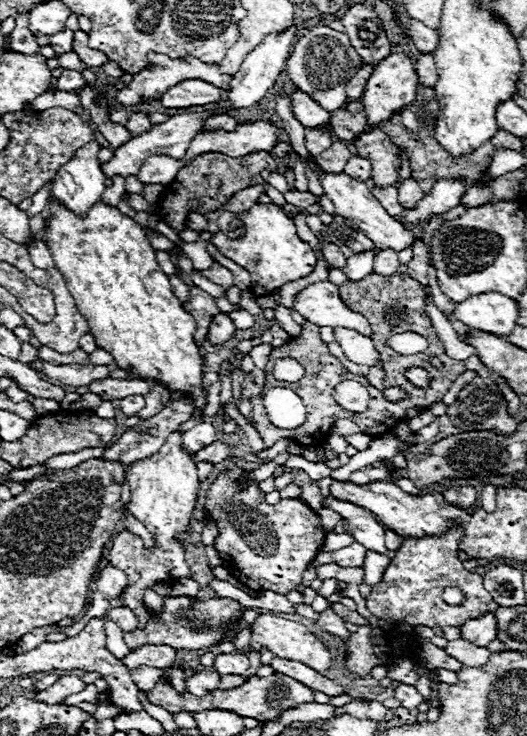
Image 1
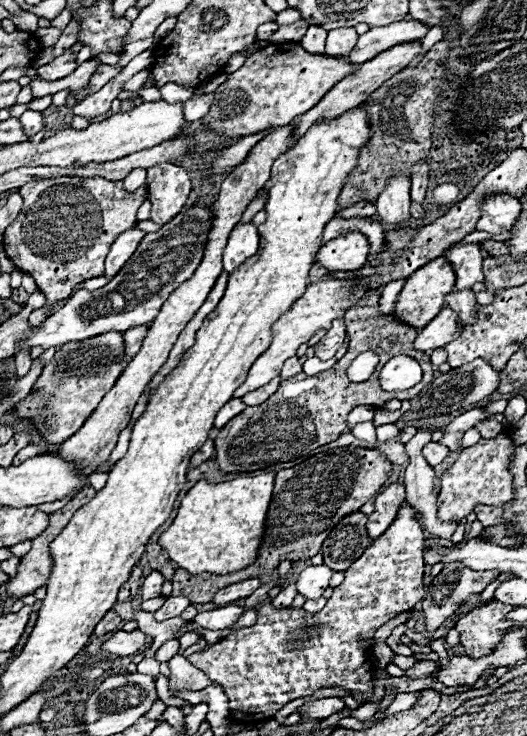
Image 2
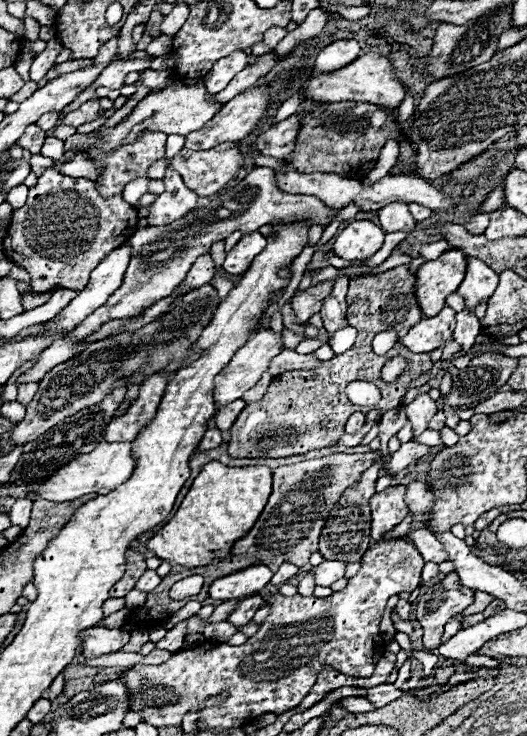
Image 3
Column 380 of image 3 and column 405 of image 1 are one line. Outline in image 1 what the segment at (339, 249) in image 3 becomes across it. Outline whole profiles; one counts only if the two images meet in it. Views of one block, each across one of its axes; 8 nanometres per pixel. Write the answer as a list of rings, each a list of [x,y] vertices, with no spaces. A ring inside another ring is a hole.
[[[318,168],[320,172],[320,180],[322,180],[322,188],[324,188],[324,194],[334,202],[336,210],[334,214],[338,216],[344,216],[348,220],[354,220],[354,224],[358,224],[358,228],[362,228],[362,232],[366,232],[370,236],[370,240],[374,240],[374,244],[382,250],[382,248],[392,248],[396,252],[404,250],[406,246],[414,244],[414,236],[410,230],[406,230],[402,224],[398,224],[396,220],[392,220],[392,216],[386,214],[386,210],[378,204],[378,200],[374,200],[370,188],[360,182],[360,180],[354,180],[350,178],[348,174],[344,172],[338,172],[338,174],[326,174]]]

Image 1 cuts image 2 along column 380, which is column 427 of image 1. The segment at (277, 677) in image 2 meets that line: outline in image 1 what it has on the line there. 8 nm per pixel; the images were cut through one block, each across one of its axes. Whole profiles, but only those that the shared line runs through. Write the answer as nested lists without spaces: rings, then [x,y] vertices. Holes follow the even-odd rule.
[[[452,526],[440,536],[408,538],[390,558],[388,568],[384,570],[382,582],[372,586],[372,592],[366,600],[368,610],[376,618],[394,618],[396,622],[404,618],[410,626],[462,626],[468,618],[478,618],[486,612],[488,602],[492,600],[490,592],[482,586],[482,576],[468,572],[458,558],[458,544],[462,538],[462,526]],[[446,586],[460,586],[466,594],[466,600],[460,606],[448,606],[442,600],[442,590]]]

